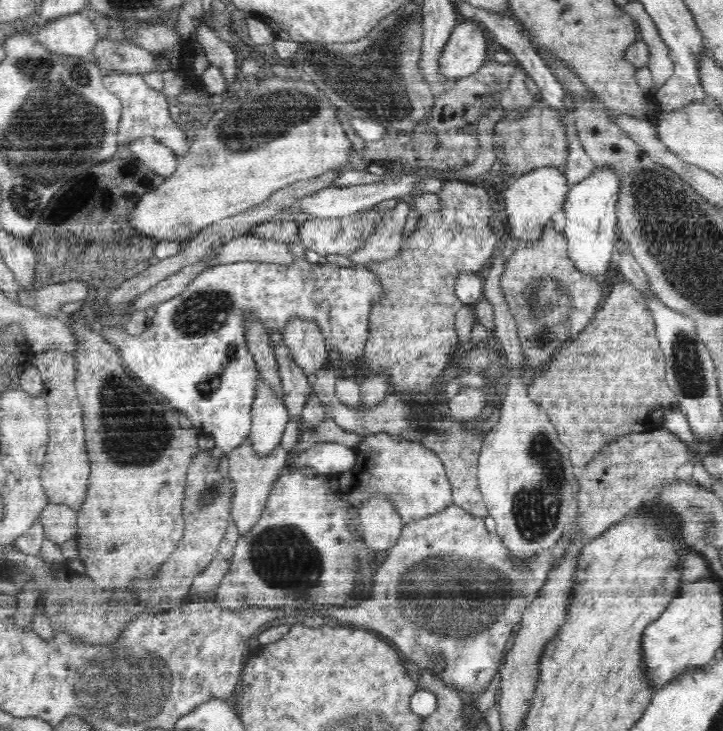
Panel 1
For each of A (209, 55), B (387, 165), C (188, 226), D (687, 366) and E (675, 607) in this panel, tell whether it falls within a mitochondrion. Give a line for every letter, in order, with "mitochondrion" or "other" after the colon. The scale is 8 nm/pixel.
A: other
B: other
C: other
D: mitochondrion
E: other

